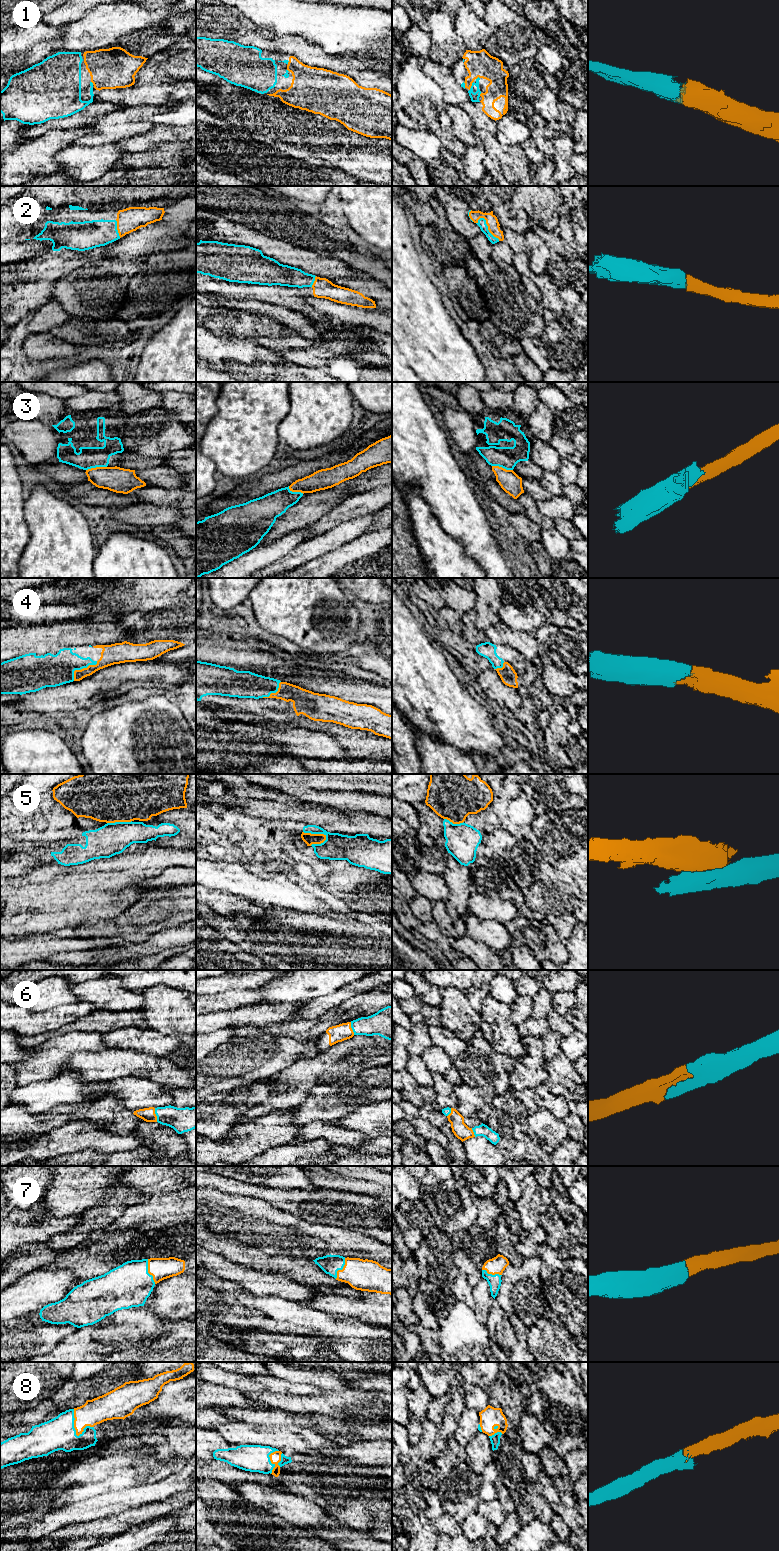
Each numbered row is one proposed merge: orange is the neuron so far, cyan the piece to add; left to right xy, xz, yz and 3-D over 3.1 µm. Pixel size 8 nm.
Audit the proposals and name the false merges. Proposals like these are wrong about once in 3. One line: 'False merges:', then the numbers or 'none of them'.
False merges: 3, 5

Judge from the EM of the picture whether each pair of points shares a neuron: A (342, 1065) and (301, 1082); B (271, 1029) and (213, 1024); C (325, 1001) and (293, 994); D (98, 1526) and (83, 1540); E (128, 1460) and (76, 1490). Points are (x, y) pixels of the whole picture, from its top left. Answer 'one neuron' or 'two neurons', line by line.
A: one neuron
B: two neurons
C: two neurons
D: one neuron
E: one neuron

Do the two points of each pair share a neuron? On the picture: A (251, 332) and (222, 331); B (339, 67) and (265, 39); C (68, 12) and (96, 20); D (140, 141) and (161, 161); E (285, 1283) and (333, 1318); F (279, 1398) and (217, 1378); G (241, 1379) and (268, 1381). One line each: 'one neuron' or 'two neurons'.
A: one neuron
B: one neuron
C: two neurons
D: two neurons
E: two neurons
F: two neurons
G: two neurons

